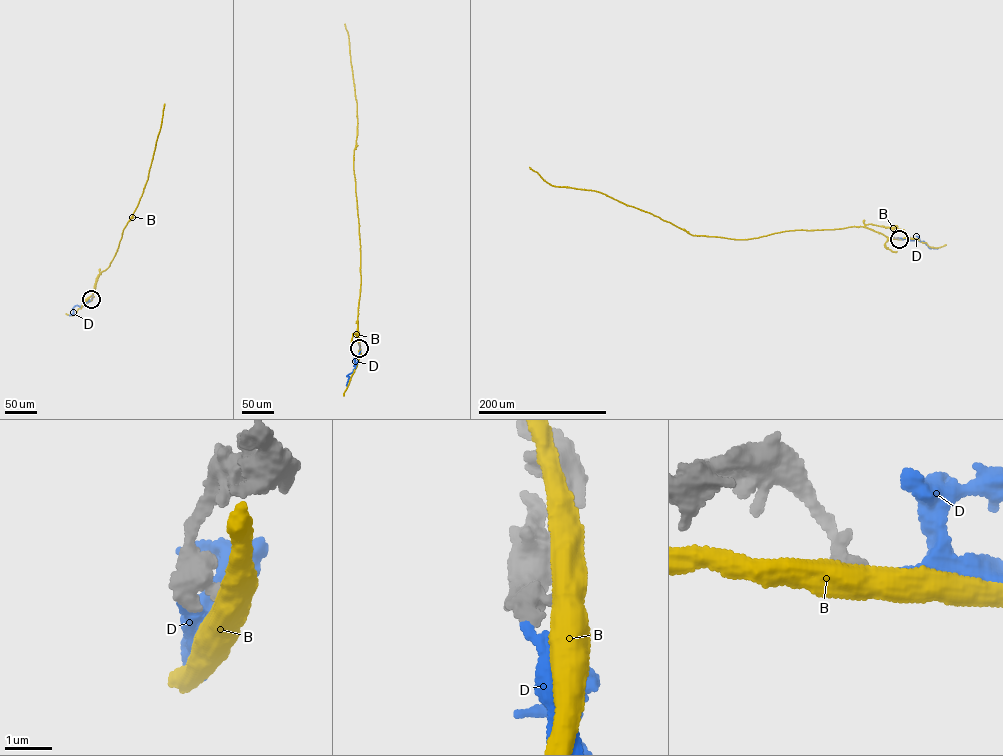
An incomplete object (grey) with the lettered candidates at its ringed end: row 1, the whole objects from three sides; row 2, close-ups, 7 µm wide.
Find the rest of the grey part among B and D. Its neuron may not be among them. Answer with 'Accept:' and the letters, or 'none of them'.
Accept: D

